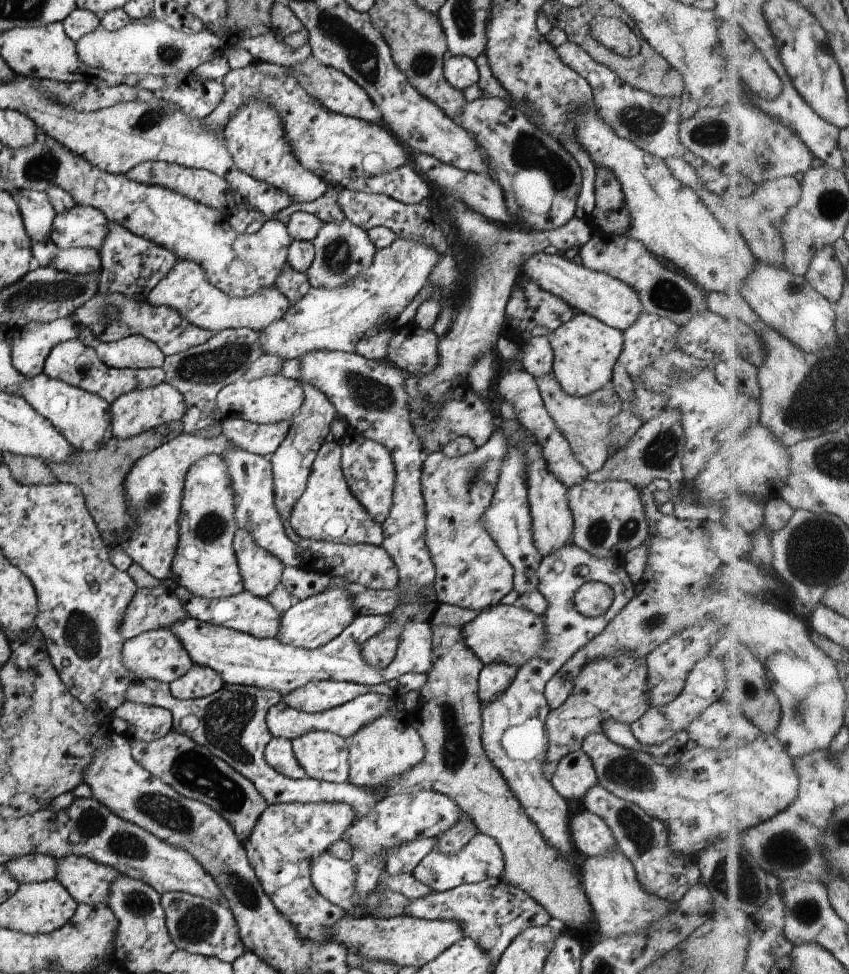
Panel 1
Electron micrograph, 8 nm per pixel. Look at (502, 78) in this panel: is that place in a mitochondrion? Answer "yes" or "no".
no

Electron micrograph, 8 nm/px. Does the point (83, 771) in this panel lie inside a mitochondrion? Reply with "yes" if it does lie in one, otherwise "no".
no

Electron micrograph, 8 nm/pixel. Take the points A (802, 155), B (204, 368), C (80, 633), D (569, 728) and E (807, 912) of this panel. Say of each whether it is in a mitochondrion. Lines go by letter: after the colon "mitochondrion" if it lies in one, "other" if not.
A: other
B: mitochondrion
C: mitochondrion
D: mitochondrion
E: mitochondrion

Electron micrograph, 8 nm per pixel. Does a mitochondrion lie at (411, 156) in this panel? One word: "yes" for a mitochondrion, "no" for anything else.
no

